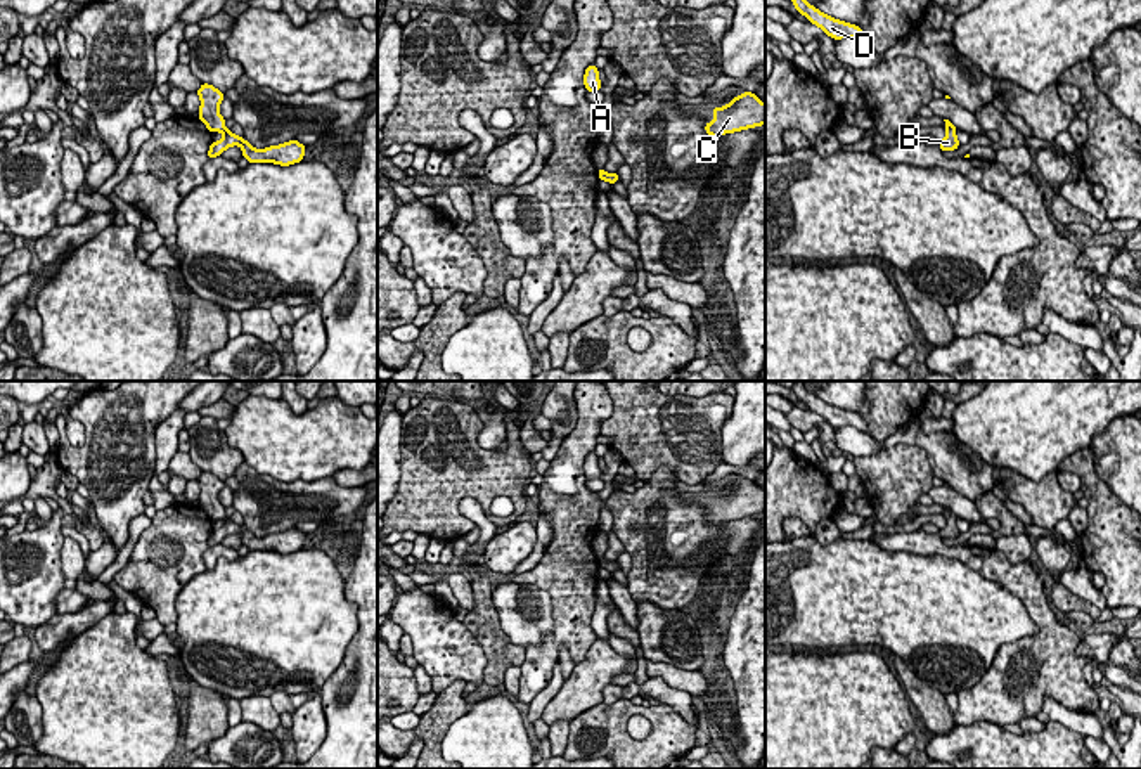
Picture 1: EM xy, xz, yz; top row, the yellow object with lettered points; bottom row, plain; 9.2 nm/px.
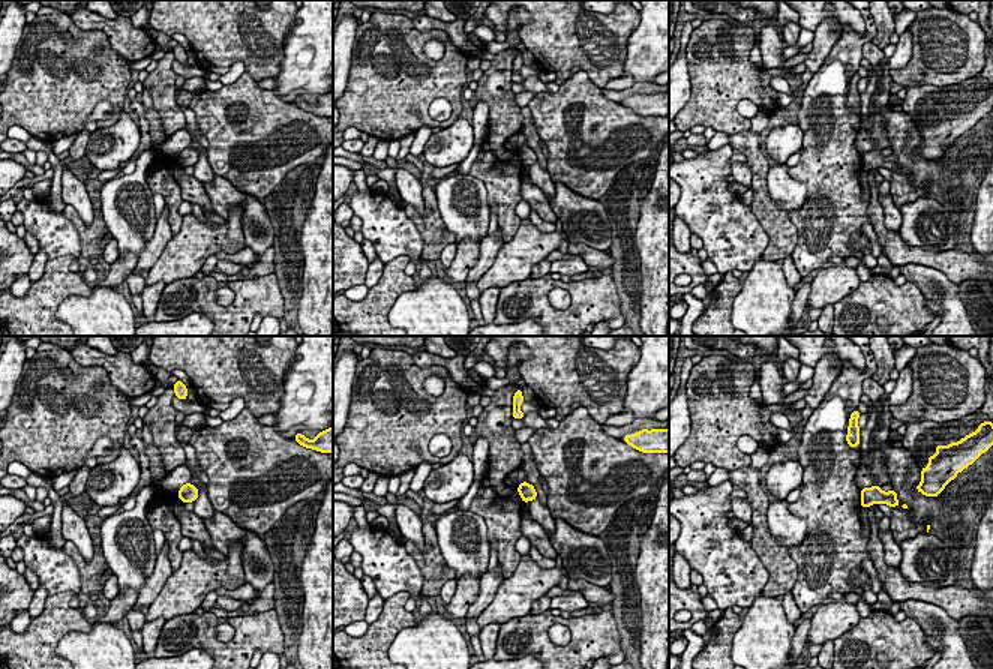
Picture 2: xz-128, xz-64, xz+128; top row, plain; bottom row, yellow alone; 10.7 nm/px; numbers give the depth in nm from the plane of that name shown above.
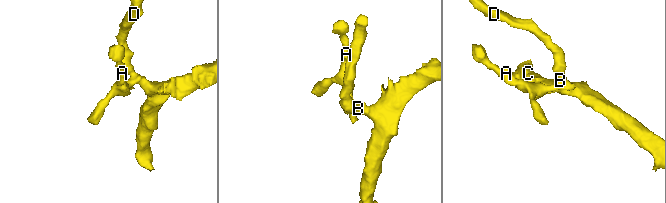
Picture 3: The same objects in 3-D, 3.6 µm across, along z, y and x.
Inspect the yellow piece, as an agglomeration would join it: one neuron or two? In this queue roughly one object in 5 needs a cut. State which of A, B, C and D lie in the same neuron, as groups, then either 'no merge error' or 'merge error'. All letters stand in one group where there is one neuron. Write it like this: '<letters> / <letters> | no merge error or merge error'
A B C D | no merge error

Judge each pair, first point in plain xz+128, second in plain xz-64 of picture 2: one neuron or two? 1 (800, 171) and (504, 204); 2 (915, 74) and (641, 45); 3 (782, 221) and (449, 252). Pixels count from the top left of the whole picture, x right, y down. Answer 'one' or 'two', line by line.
1: one
2: two
3: two

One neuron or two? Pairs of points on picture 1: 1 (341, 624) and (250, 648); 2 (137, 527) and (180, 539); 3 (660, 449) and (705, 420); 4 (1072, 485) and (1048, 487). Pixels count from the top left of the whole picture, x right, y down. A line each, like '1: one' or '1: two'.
1: one
2: two
3: one
4: two

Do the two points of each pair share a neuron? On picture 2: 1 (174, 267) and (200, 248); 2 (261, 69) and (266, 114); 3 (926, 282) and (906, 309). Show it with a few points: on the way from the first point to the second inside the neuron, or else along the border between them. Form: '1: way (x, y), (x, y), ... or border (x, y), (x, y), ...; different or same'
1: way (180, 261), (194, 248); same
2: border (245, 71), (255, 81); different
3: border (906, 279), (920, 290), (924, 305), (935, 315); different

